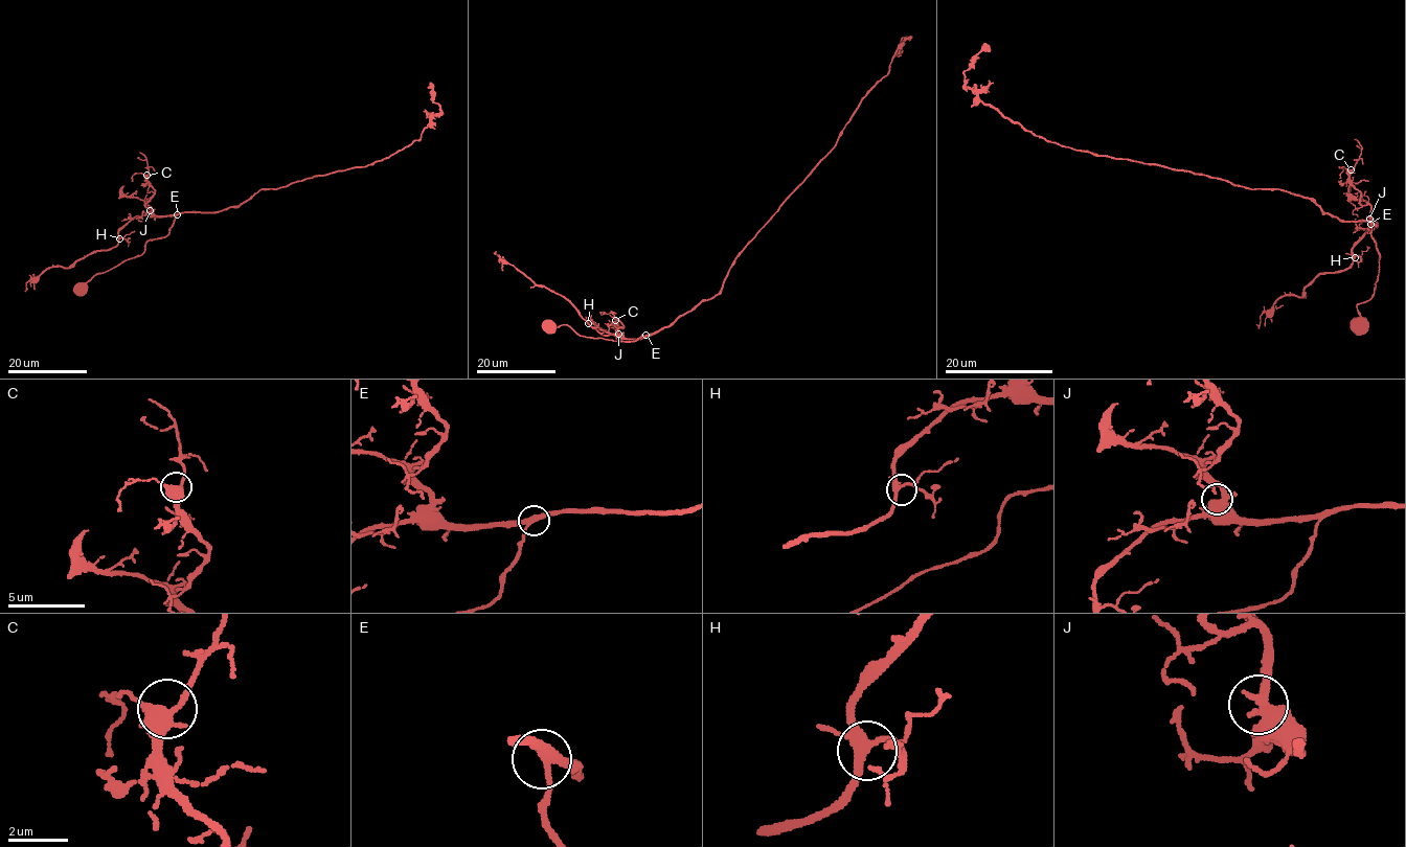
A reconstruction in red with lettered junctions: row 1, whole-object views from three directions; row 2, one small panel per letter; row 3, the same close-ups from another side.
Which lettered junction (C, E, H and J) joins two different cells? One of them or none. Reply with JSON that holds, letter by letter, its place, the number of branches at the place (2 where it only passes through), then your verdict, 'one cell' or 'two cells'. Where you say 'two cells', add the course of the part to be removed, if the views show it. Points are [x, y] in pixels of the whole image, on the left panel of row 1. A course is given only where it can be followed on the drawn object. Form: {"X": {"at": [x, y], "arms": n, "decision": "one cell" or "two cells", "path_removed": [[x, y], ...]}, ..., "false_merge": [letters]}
{"C": {"at": [146, 175], "arms": 3, "decision": "one cell"}, "E": {"at": [177, 214], "arms": 3, "decision": "one cell"}, "H": {"at": [119, 238], "arms": 4, "decision": "one cell"}, "J": {"at": [150, 210], "arms": 3, "decision": "one cell"}, "false_merge": []}

